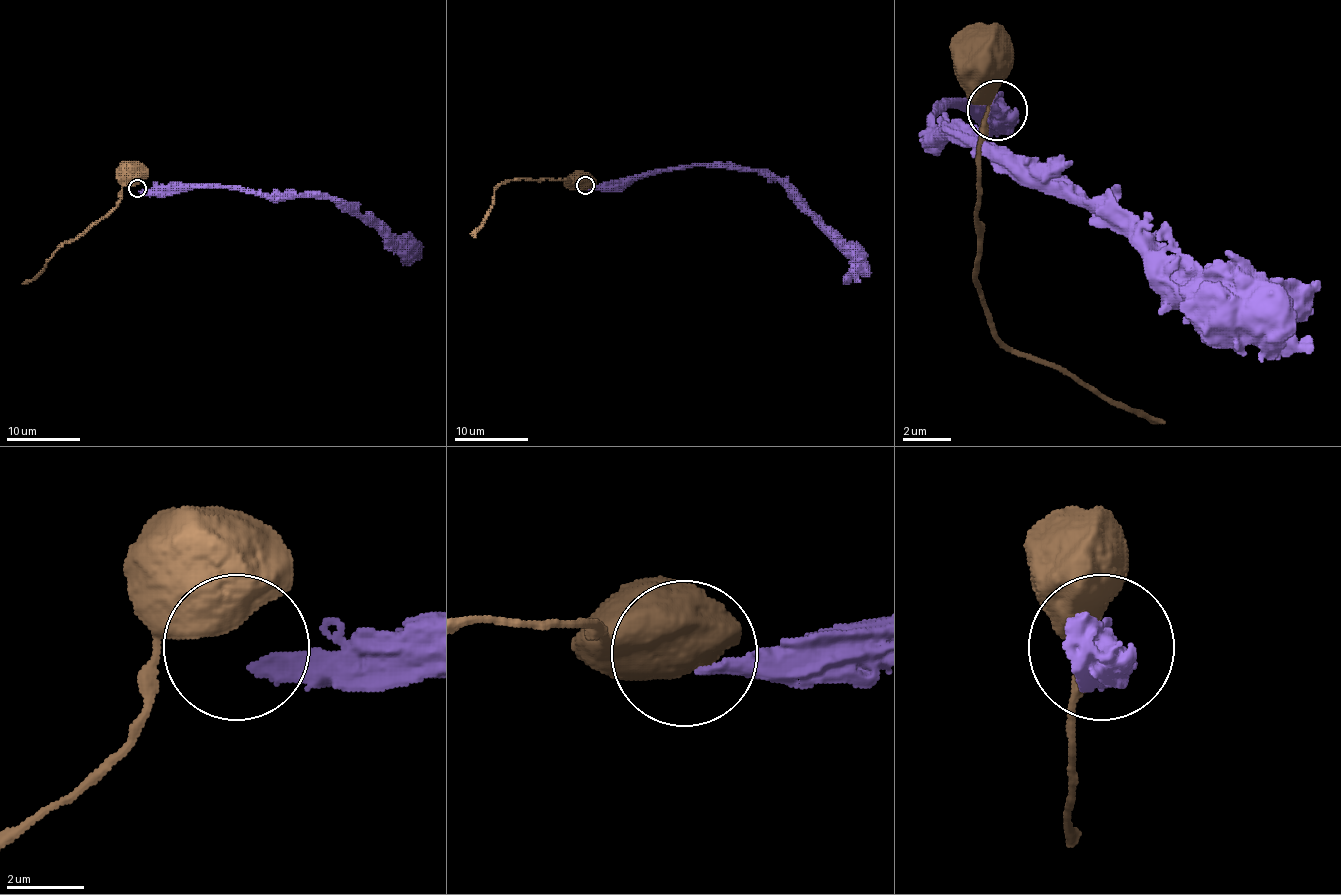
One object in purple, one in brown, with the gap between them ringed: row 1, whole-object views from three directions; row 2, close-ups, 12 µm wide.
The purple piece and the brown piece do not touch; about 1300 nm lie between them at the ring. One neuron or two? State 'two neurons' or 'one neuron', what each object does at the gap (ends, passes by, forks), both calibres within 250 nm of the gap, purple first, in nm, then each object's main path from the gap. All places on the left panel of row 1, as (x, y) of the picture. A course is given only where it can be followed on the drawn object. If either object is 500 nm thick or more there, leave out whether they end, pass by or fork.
two neurons; calibres 320 and 750 nm; course purple (140, 191), (236, 187), (246, 191), (319, 195), (345, 202), (364, 215), (412, 263); course brown (135, 184), (126, 184), (114, 208), (79, 235), (66, 241), (26, 283)

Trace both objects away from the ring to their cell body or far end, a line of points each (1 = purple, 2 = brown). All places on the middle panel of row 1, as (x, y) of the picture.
1: (588, 187), (620, 187), (651, 173), (694, 165), (767, 169), (854, 259), (854, 271), (860, 282)
2: (583, 182), (514, 178), (503, 182), (494, 191), (494, 202), (474, 237)

